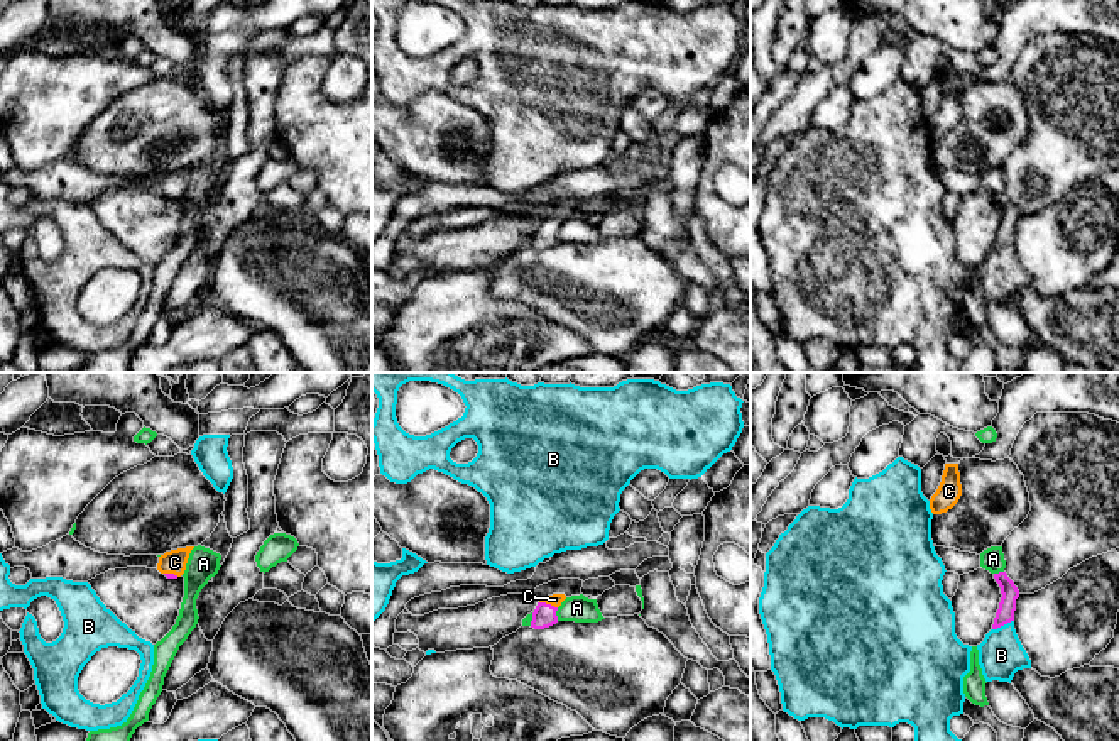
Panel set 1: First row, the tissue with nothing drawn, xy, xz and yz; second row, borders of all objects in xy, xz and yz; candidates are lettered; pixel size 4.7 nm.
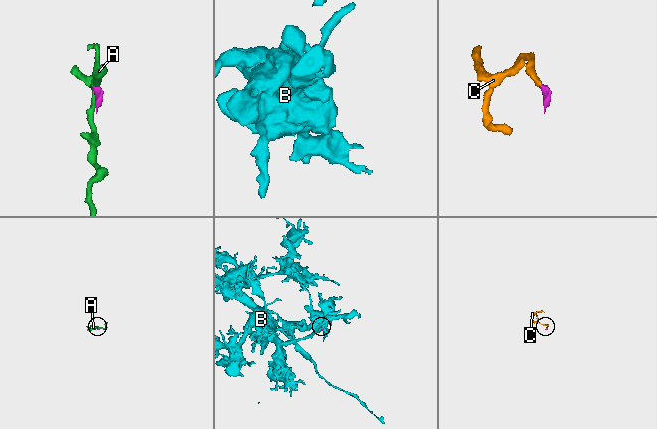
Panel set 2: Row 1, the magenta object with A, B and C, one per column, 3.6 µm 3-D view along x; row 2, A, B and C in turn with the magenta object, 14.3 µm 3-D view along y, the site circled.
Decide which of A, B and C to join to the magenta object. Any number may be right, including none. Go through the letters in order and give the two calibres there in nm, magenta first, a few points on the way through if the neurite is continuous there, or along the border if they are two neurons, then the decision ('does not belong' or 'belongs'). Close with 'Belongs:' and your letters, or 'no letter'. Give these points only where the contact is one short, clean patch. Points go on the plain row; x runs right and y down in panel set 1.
A: calibres 110 and 130 nm; border xz (558, 229), (556, 241); does not belong
B: calibres 90 and 220 nm; border yz (1013, 241), (993, 251); does not belong
C: calibres 110 and 60 nm; way xz (545, 236), (548, 225), (555, 220); belongs
Belongs: C

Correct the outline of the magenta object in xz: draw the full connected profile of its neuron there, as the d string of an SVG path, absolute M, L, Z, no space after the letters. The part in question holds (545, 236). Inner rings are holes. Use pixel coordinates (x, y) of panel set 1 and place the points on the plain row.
M553 215L541 220L532 233L531 249L544 250L558 244L556 232L566 220L565 215Z

